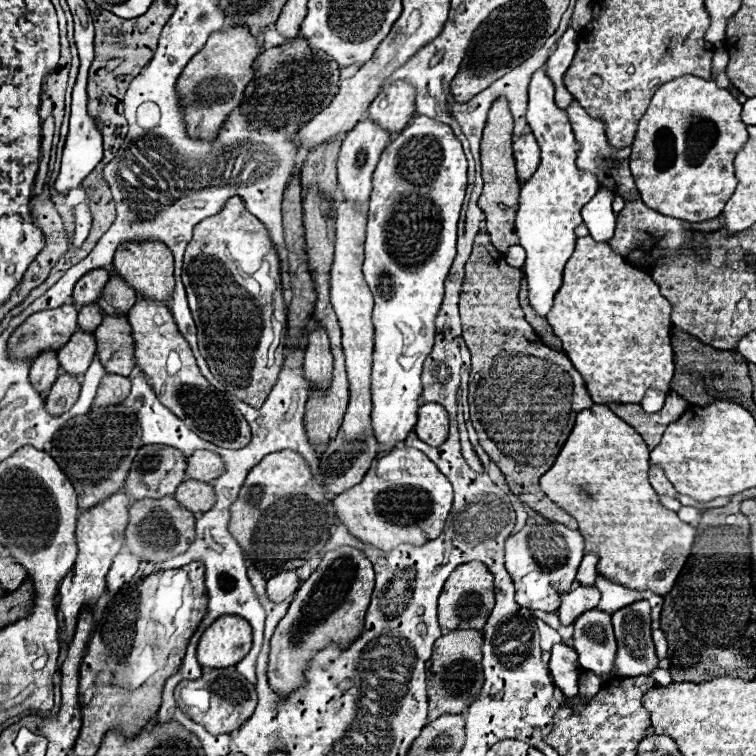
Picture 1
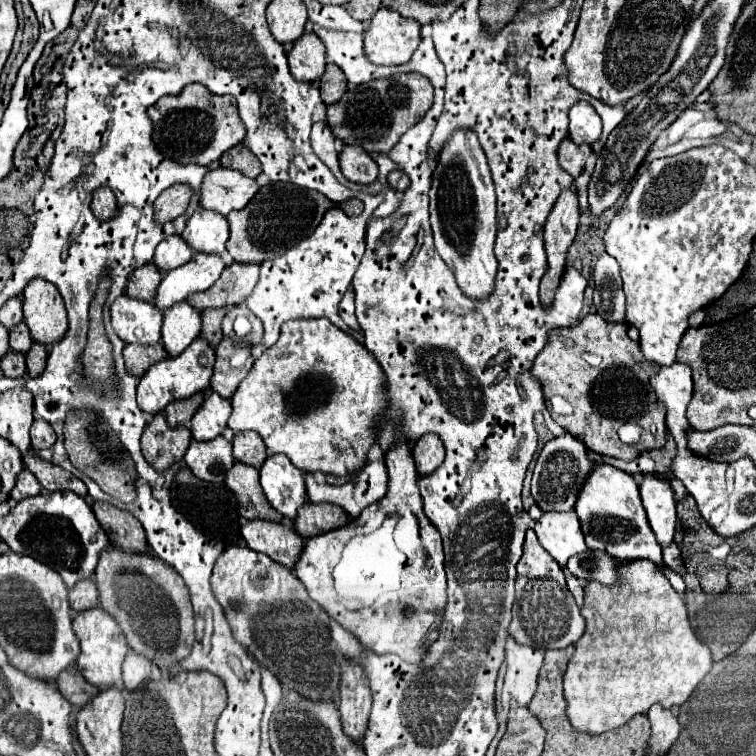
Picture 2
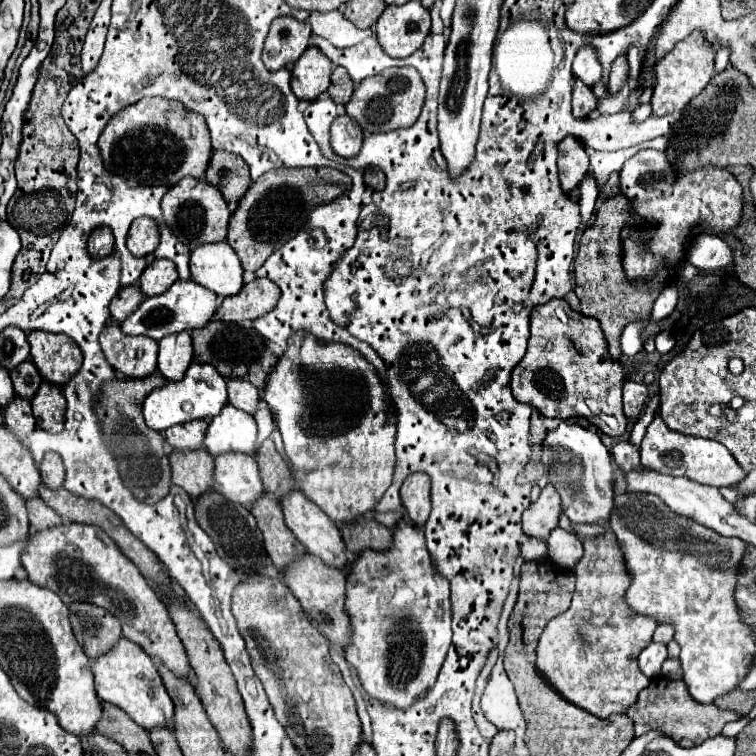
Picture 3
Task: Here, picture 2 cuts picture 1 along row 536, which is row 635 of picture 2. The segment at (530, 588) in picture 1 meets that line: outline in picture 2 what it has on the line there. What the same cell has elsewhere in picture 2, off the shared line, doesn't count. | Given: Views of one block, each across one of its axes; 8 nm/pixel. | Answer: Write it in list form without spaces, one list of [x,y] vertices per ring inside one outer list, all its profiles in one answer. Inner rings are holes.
[[[534,530],[526,532],[524,552],[516,566],[516,600],[512,606],[512,622],[508,626],[508,634],[524,646],[536,646],[542,650],[566,648],[576,644],[584,634],[584,618],[580,616],[574,596],[568,592],[562,568],[540,546]]]

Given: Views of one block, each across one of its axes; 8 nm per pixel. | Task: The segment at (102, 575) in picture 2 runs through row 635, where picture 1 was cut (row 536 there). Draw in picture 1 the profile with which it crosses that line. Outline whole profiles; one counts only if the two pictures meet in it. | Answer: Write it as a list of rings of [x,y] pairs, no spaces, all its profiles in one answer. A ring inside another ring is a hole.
[[[172,496],[160,500],[138,500],[128,510],[130,522],[124,532],[124,542],[130,554],[136,554],[140,560],[148,562],[164,562],[188,550],[194,540],[194,514],[180,506]]]

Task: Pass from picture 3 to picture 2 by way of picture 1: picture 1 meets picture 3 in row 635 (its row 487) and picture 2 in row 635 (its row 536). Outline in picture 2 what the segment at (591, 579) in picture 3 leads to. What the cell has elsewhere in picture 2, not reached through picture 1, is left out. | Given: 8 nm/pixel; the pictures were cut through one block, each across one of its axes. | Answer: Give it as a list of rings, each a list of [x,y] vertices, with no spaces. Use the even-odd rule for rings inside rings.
[[[648,560],[622,564],[620,586],[608,588],[598,582],[588,582],[582,616],[586,620],[586,632],[576,642],[576,652],[564,674],[568,718],[576,730],[602,734],[626,724],[636,714],[646,714],[652,704],[660,702],[664,708],[682,706],[700,680],[712,670],[712,652],[694,636],[684,600]]]

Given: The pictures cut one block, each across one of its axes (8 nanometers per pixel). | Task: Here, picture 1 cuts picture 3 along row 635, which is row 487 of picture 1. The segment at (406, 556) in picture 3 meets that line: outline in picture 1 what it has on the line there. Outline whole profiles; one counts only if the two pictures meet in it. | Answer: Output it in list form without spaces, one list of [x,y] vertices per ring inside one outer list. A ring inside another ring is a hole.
[[[408,446],[392,448],[386,456],[382,456],[382,470],[378,470],[378,464],[380,460],[372,470],[368,470],[360,484],[334,498],[338,520],[354,538],[384,552],[392,552],[398,544],[424,546],[424,542],[428,542],[428,534],[422,528],[434,528],[432,538],[436,538],[450,514],[452,486],[448,478],[426,454]]]

